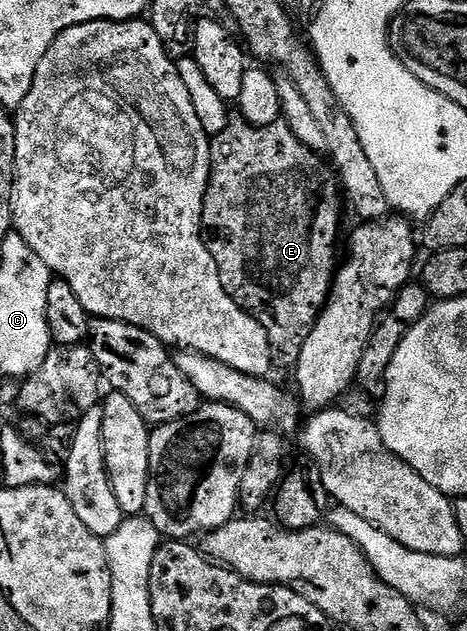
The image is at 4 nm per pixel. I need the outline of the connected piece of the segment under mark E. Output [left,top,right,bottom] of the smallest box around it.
[202,116,344,367]

